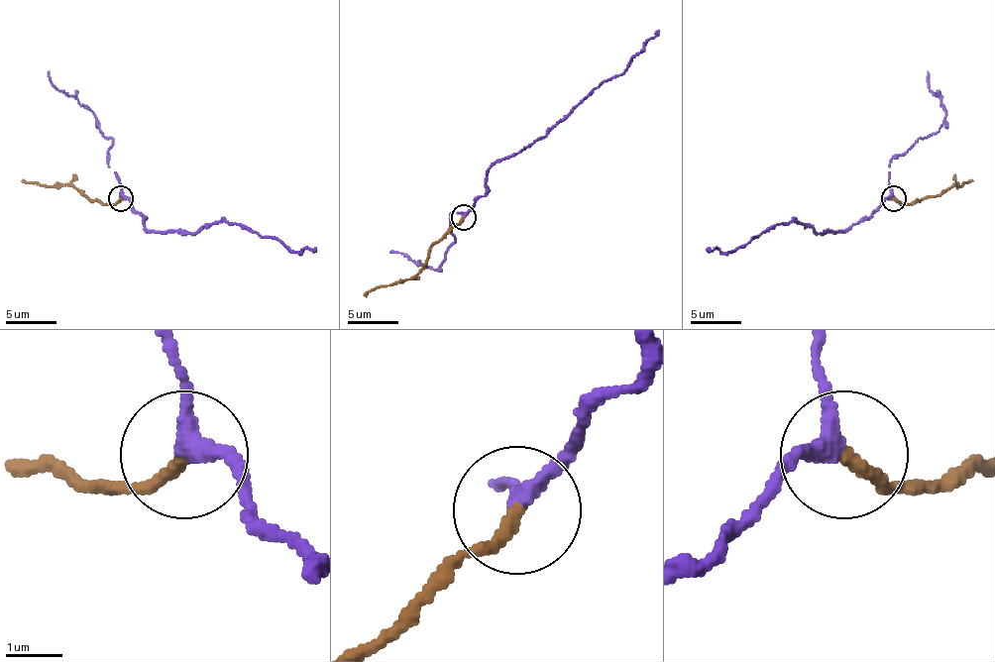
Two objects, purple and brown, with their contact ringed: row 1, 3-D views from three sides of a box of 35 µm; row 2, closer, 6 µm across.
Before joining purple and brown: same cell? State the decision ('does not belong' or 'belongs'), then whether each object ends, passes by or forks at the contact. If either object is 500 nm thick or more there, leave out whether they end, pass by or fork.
belongs | purple passes by | brown ends

